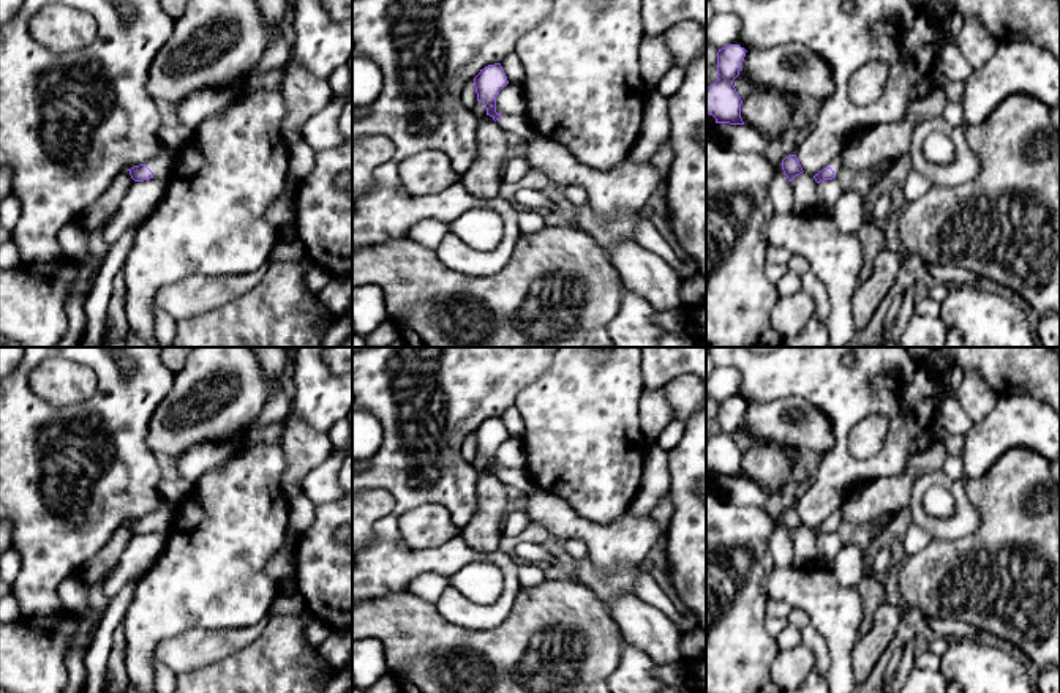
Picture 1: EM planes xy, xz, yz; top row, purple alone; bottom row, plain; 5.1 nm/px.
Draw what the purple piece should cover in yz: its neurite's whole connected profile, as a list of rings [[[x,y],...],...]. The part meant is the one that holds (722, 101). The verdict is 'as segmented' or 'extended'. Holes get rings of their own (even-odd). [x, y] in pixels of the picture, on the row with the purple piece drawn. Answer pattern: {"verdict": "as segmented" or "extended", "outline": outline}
{"verdict": "as segmented", "outline": [[[728,44],[717,52],[719,76],[712,85],[706,87],[706,114],[712,115],[716,123],[744,125],[742,99],[733,81],[739,76],[746,52],[739,44]]]}

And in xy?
{"verdict": "extended", "outline": [[[167,150],[166,153],[156,155],[145,164],[134,166],[130,175],[134,182],[144,182],[150,178],[167,180],[174,158],[177,152]]]}

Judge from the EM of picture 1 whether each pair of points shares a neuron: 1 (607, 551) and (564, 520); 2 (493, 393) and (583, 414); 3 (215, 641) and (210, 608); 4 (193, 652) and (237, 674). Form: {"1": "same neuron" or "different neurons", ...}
{"1": "same neuron", "2": "different neurons", "3": "different neurons", "4": "different neurons"}

